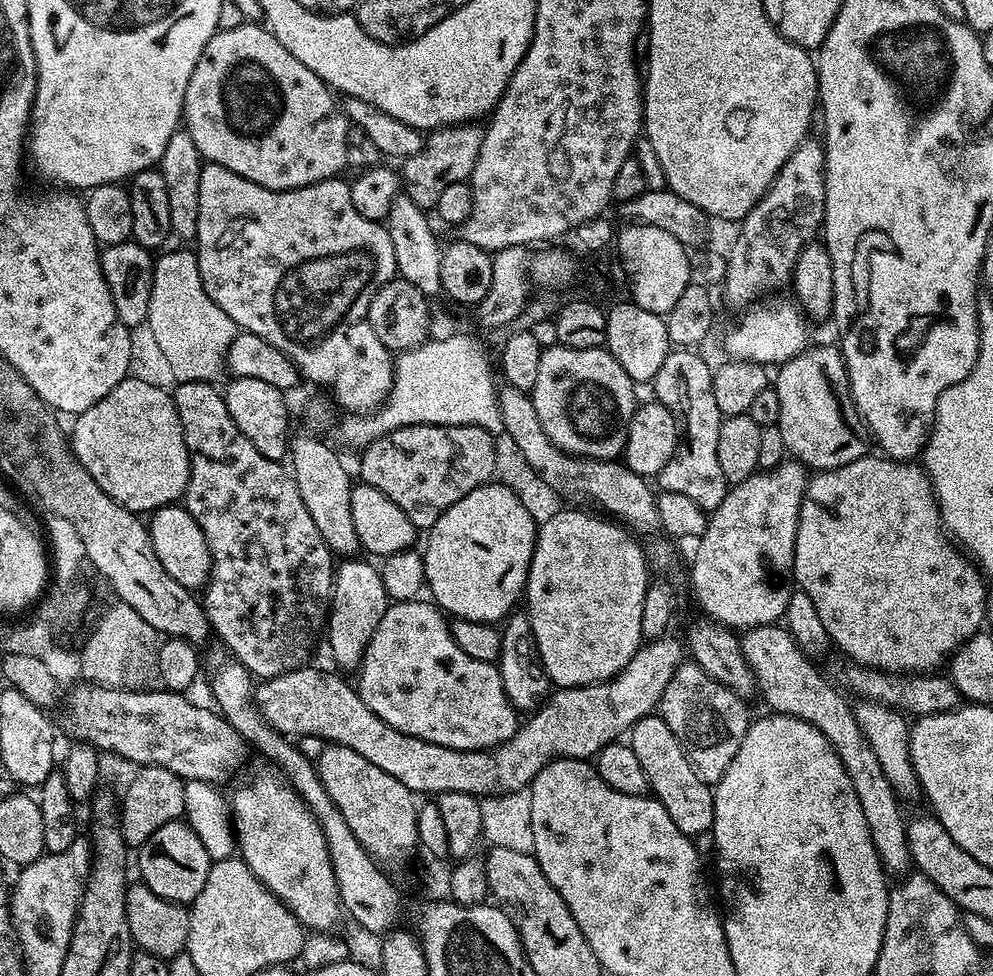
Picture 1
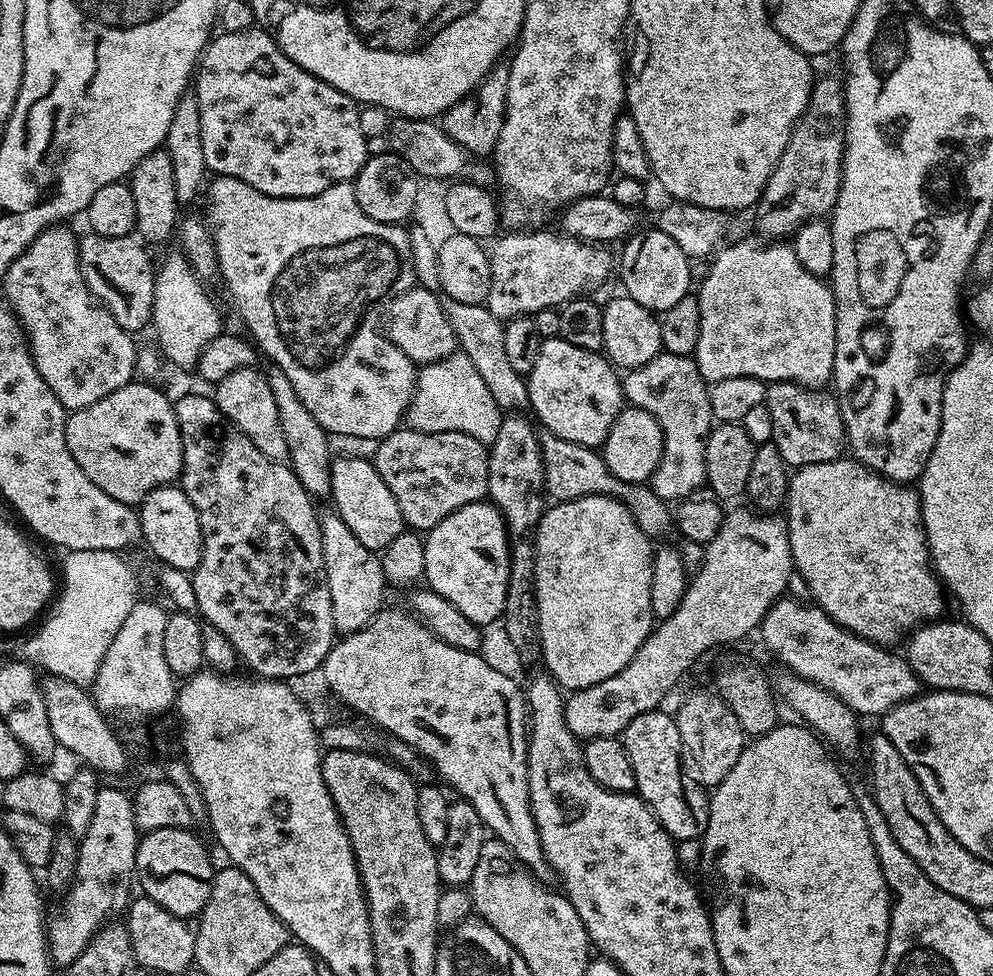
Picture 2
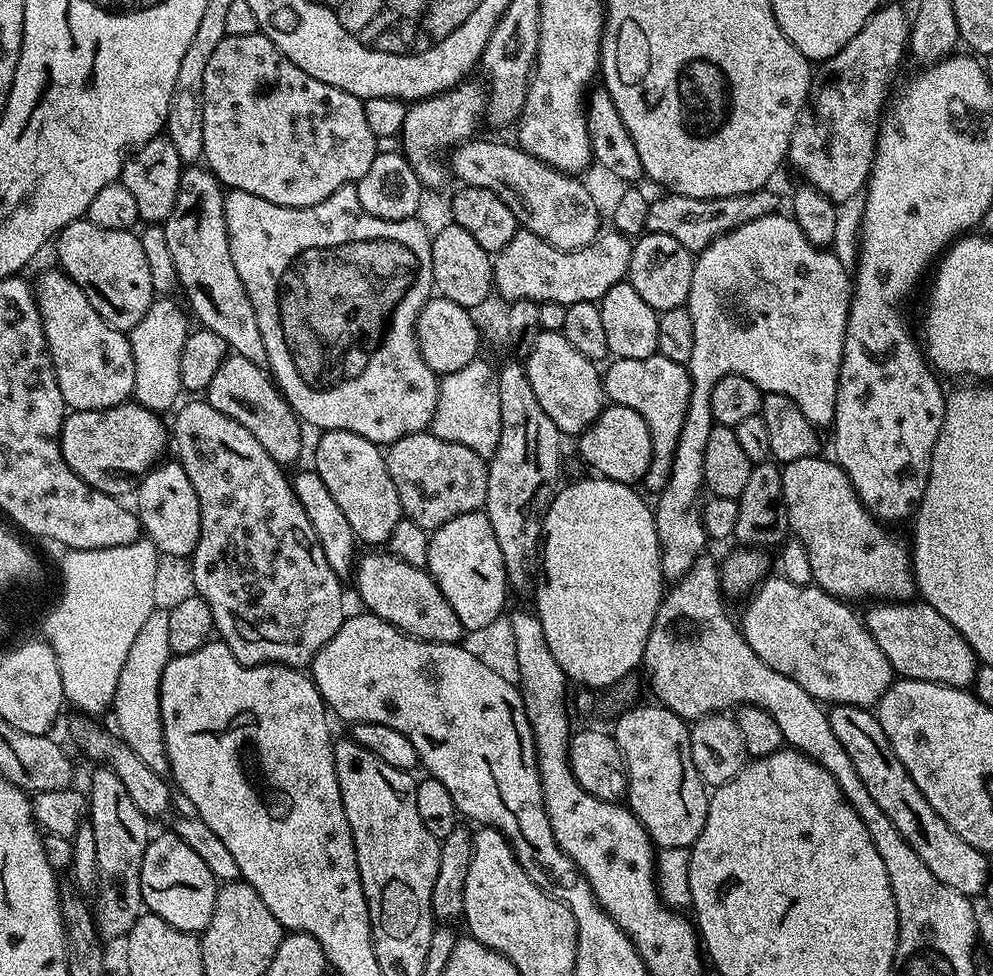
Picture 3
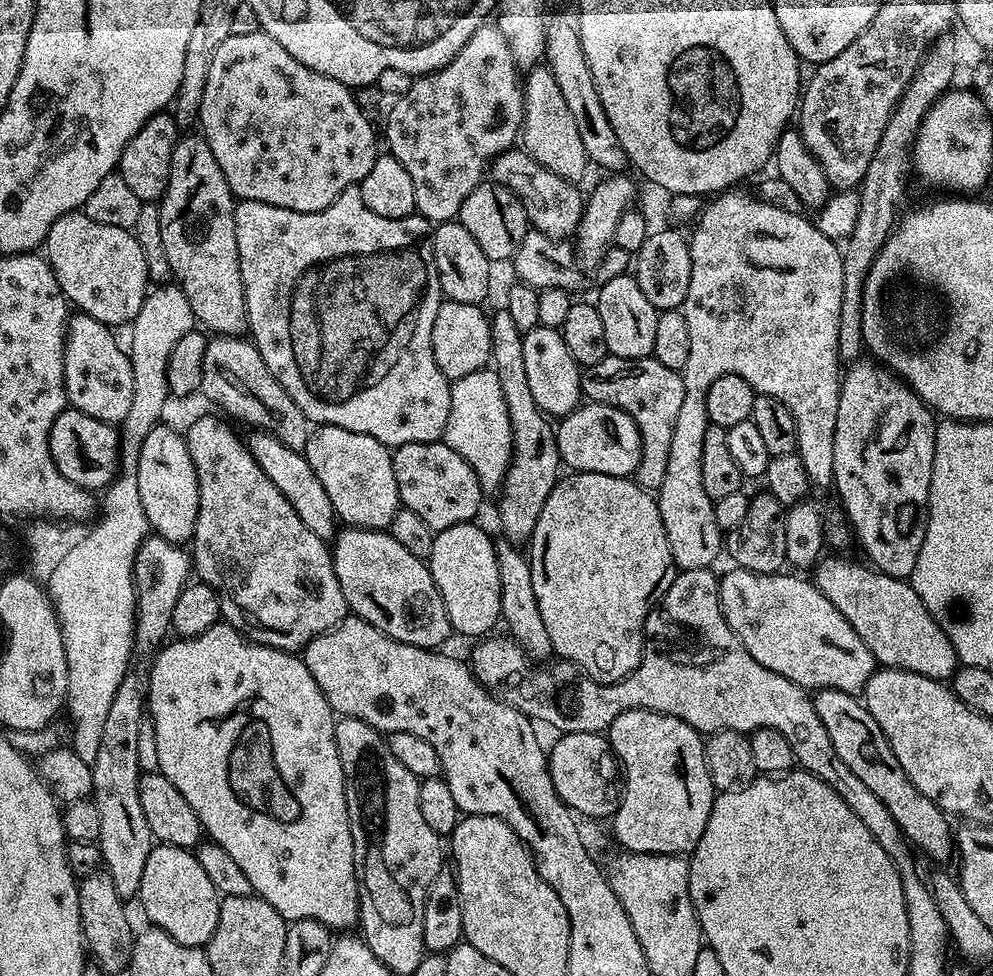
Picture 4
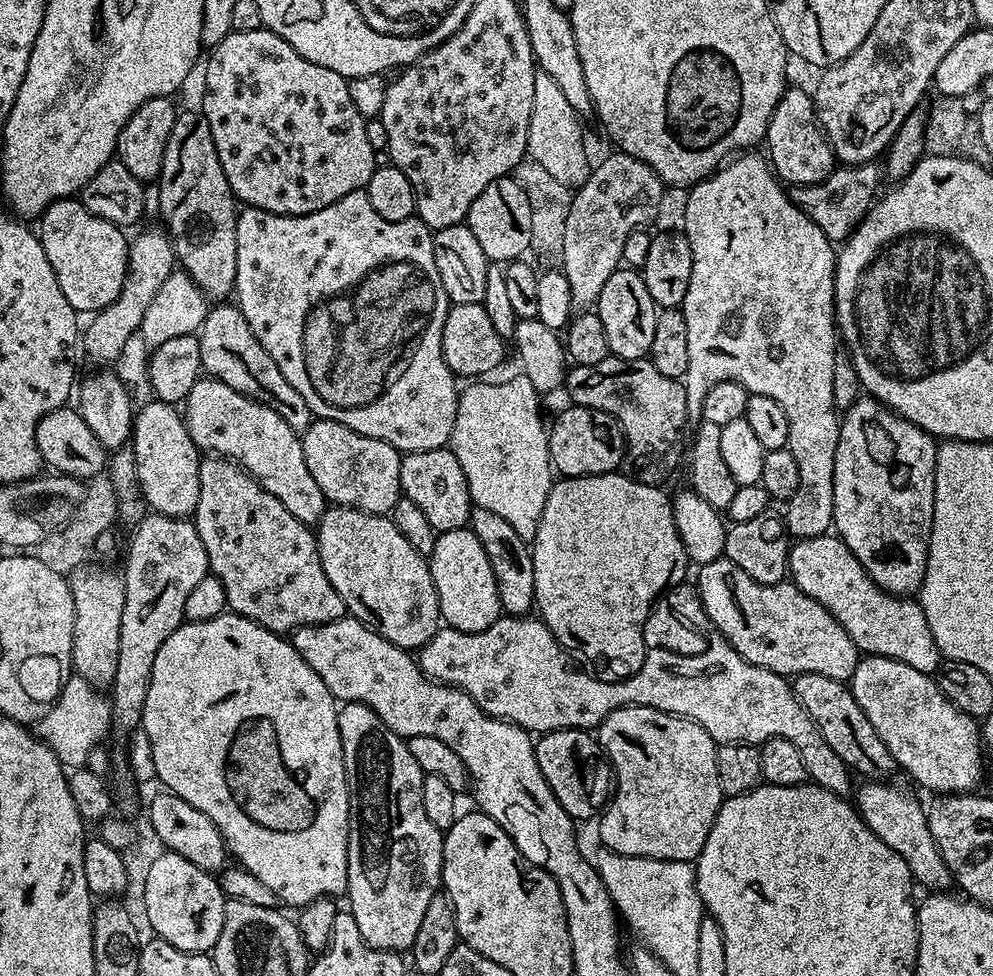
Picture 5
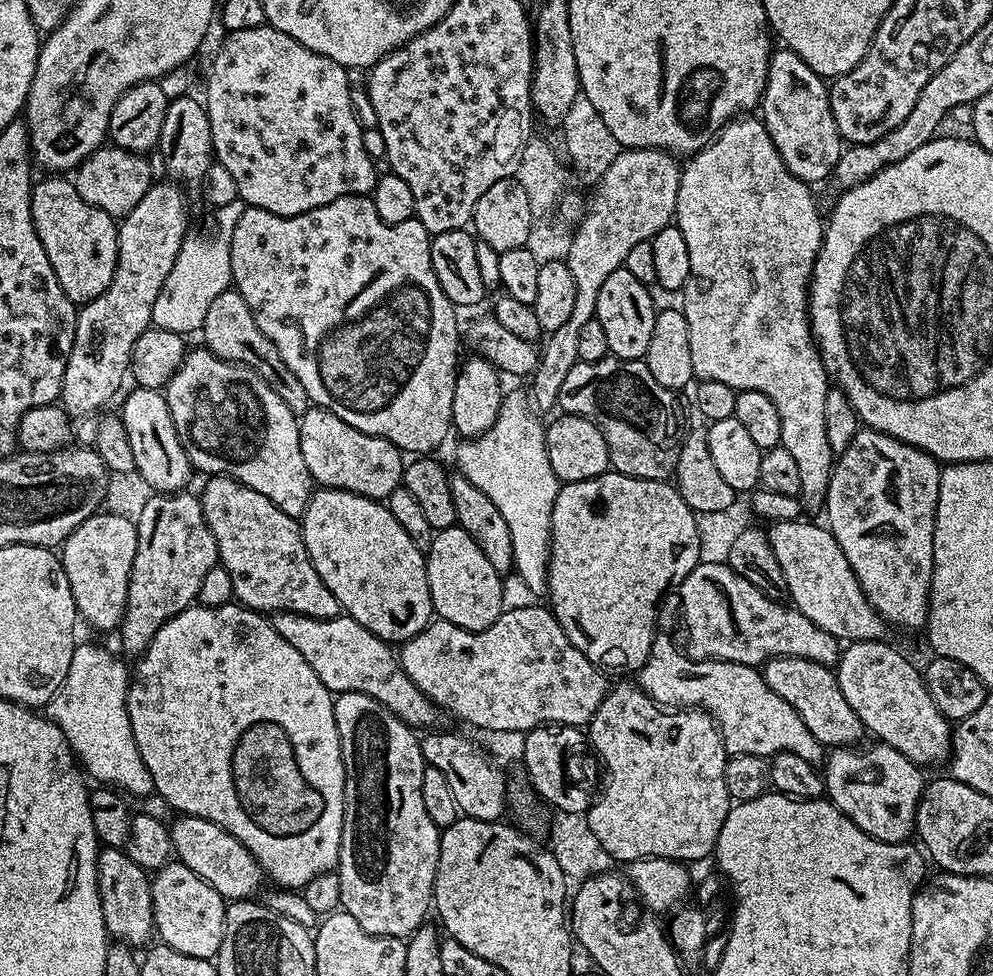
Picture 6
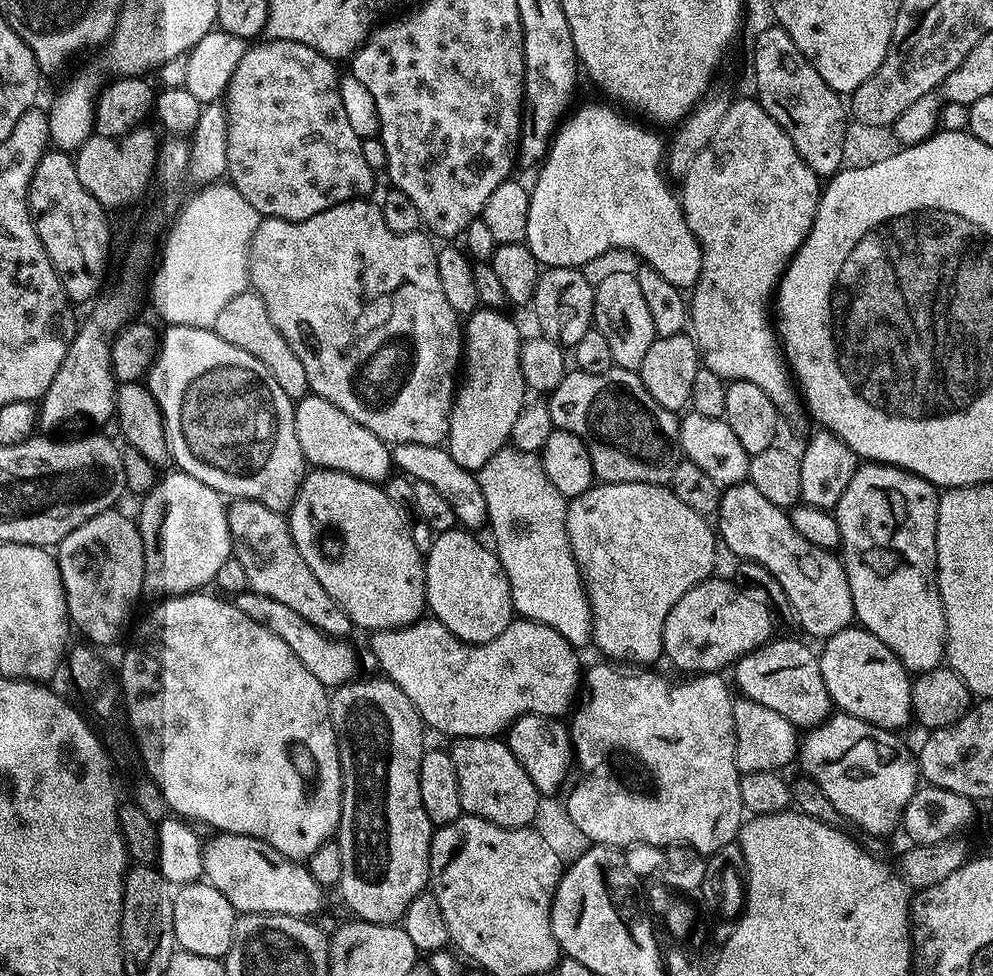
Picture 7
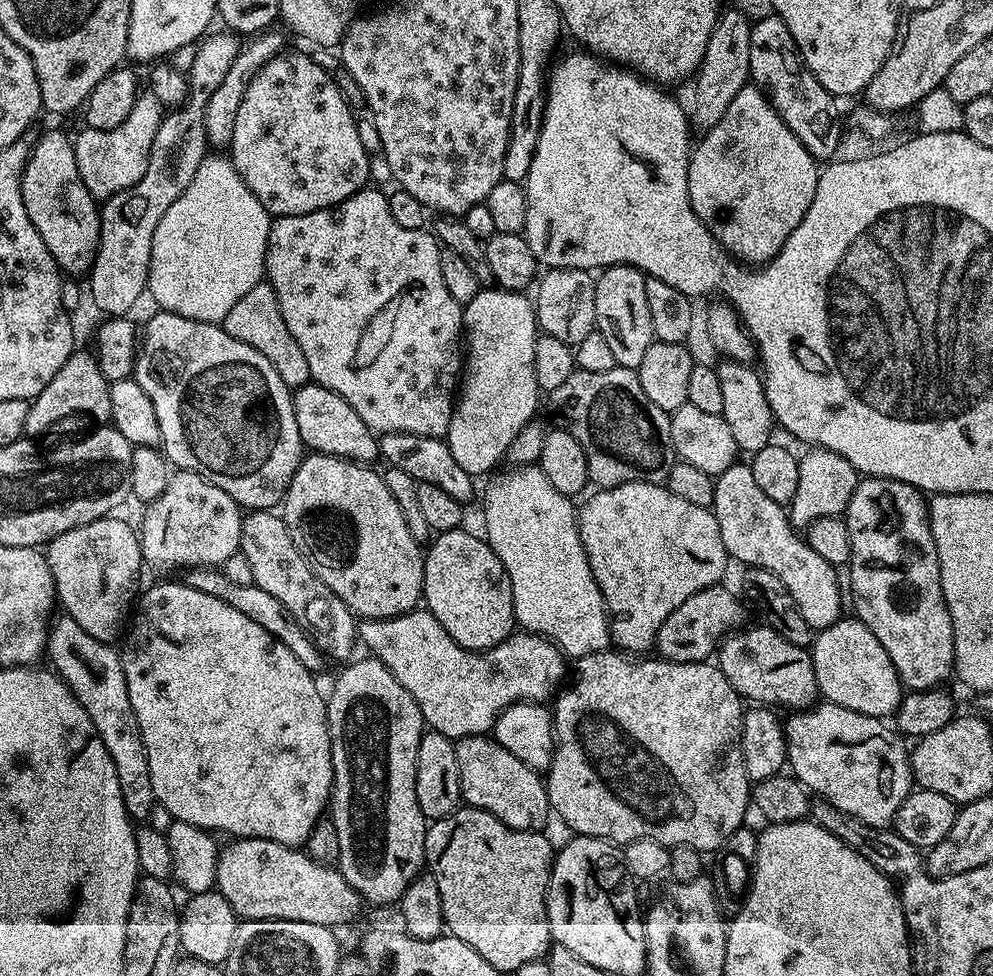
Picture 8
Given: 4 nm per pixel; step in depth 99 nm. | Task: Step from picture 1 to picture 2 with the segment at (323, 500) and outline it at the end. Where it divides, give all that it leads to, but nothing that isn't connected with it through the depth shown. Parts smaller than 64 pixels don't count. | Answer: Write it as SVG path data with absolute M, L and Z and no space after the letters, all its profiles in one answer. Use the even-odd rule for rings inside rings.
M272 366L269 369L266 375L270 382L270 390L274 393L274 402L278 402L278 418L282 422L282 434L286 434L290 467L296 473L298 482L302 482L302 486L308 491L309 496L331 497L334 452L328 449L329 433L325 432L318 418L314 418L314 414L310 414L310 410L302 406L302 398L298 398L298 390L290 386L290 378L286 378L286 374L282 374L280 368Z

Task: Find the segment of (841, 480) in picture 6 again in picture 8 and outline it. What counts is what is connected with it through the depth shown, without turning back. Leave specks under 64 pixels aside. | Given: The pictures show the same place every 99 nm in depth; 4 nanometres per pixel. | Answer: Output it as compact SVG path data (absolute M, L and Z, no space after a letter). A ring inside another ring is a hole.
M870 476L861 479L857 483L854 494L848 503L848 511L846 513L848 529L850 530L852 559L847 565L846 571L852 579L852 600L850 596L850 604L856 607L854 612L855 619L861 620L868 627L870 634L874 634L874 638L878 638L878 642L882 642L882 646L886 650L886 654L890 654L890 662L894 666L894 670L898 674L901 685L905 689L913 692L925 692L927 688L941 687L947 676L951 677L954 672L954 626L950 622L950 610L944 601L942 594L942 578L940 577L940 563L938 562L938 550L934 546L934 538L930 530L930 522L928 521L928 500L925 493L919 488L910 486L906 482L898 482L890 478L882 478L881 476Z

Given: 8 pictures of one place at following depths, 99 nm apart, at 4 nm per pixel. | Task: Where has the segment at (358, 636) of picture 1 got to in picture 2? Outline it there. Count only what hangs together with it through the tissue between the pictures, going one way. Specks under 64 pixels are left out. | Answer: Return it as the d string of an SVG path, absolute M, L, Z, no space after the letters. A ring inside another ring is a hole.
M334 510L321 511L322 562L330 586L330 602L334 610L334 626L337 633L357 632L367 626L385 607L386 581L380 565L380 557L372 552L350 531L350 526Z

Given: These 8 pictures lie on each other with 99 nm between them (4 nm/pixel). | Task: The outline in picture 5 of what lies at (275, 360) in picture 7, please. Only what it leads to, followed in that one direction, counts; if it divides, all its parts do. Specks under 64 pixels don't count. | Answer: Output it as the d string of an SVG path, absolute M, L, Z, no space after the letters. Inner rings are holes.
M216 302L211 305L202 322L200 331L200 349L202 350L202 369L211 379L226 382L234 390L249 396L251 400L262 402L280 414L290 426L298 433L304 433L314 419L310 406L306 406L306 398L282 378L282 370L266 350L262 350L262 342L254 338L254 330L240 313L239 307L232 302Z

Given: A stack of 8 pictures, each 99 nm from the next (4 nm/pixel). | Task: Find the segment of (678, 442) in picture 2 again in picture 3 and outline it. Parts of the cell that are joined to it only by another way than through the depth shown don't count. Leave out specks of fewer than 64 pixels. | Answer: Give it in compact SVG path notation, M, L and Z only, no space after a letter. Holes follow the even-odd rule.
M659 354L650 358L616 358L608 366L602 372L605 397L613 404L621 404L642 414L642 422L646 422L646 430L650 430L652 461L642 484L652 494L659 494L666 486L674 466L674 452L678 450L678 436L682 434L682 424L686 422L692 393L692 375L685 365L670 362L670 358Z

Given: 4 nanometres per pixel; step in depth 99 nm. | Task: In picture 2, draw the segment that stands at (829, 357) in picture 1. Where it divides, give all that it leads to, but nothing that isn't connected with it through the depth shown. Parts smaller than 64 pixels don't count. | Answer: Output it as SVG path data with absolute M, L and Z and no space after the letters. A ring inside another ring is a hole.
M777 380L766 388L766 403L774 422L772 443L778 446L785 464L793 469L814 462L839 460L846 452L846 437L840 407L827 391L804 388L790 380Z

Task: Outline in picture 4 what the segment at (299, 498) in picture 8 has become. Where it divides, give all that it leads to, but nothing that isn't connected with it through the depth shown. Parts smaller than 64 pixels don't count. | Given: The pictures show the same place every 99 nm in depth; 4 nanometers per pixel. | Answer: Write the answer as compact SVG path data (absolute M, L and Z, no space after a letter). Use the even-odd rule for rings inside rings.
M348 526L337 531L330 551L334 574L351 615L361 616L398 642L419 648L439 649L453 635L432 571L425 561L403 548L391 531Z

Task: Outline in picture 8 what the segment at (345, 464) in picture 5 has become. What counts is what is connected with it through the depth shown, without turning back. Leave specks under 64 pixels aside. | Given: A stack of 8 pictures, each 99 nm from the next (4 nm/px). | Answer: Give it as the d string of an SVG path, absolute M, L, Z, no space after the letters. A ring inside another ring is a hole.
M309 382L295 389L292 397L294 422L298 422L298 434L305 449L321 452L327 456L340 456L344 460L355 460L357 464L375 461L380 454L377 433L354 414L354 406L346 402L334 390L326 390L321 384Z

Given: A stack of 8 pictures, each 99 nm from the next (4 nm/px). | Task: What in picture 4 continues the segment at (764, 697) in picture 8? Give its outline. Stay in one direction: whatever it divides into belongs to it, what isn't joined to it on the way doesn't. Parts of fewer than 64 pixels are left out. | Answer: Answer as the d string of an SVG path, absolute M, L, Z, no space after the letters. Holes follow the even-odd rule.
M821 688L815 693L818 718L826 726L826 734L830 734L830 742L834 751L860 781L881 800L882 806L890 810L894 822L904 831L905 841L909 845L917 844L932 860L948 860L954 856L954 828L949 817L910 782L906 770L902 770L902 762L894 758L894 750L890 750L890 742L882 734L882 726L874 722L870 710L863 699L851 692Z

